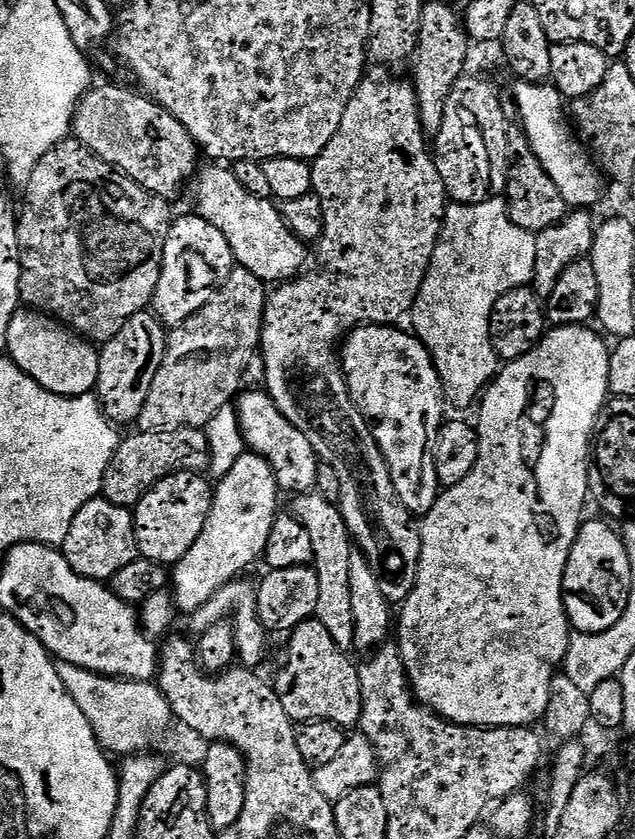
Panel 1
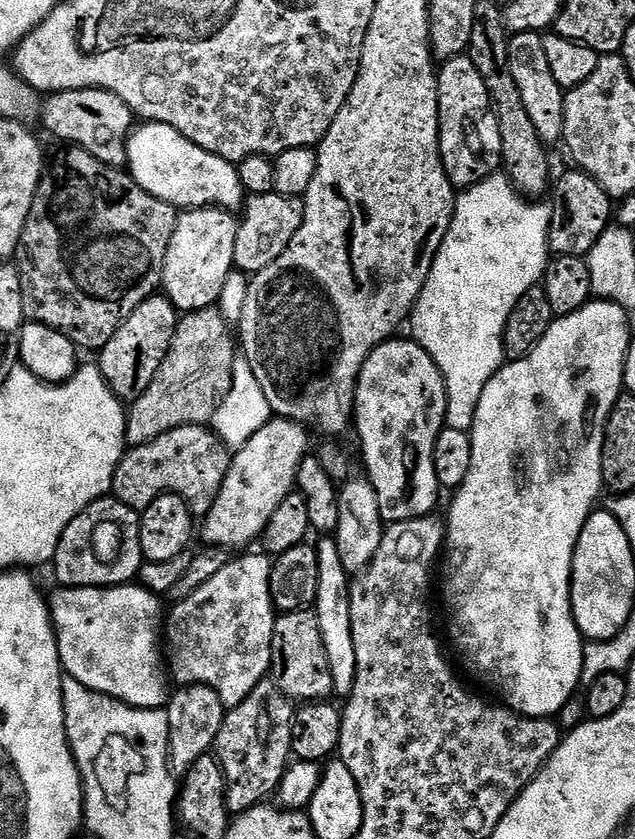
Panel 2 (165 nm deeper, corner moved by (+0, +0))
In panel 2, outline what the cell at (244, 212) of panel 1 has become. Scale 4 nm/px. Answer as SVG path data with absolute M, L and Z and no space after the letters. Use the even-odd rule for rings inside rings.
M144 122L128 137L127 171L134 182L177 210L222 208L240 210L245 207L246 193L238 178L236 165L218 158L202 146L190 142L174 126Z

